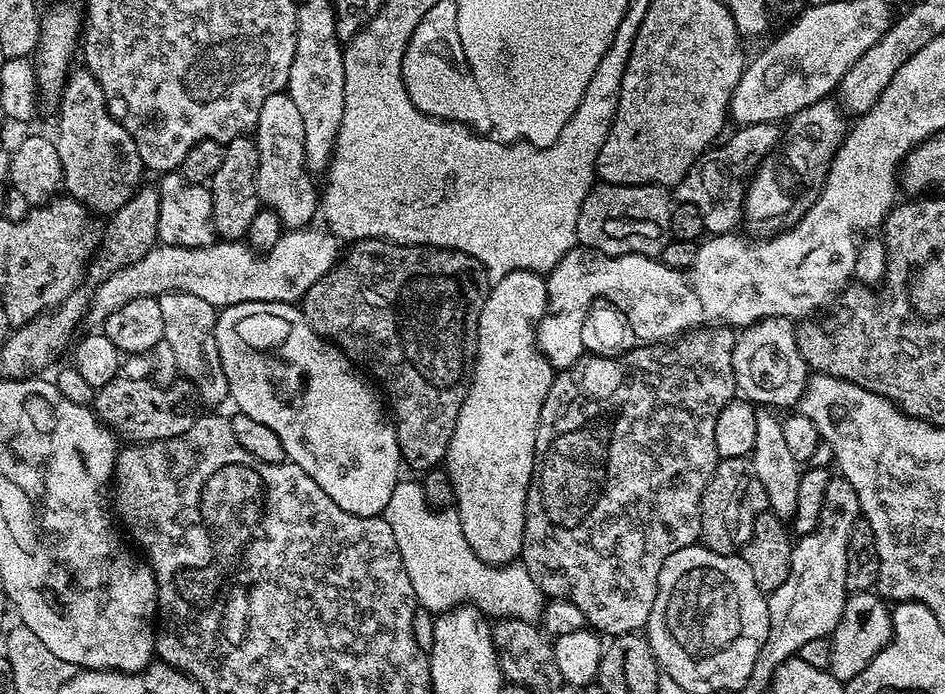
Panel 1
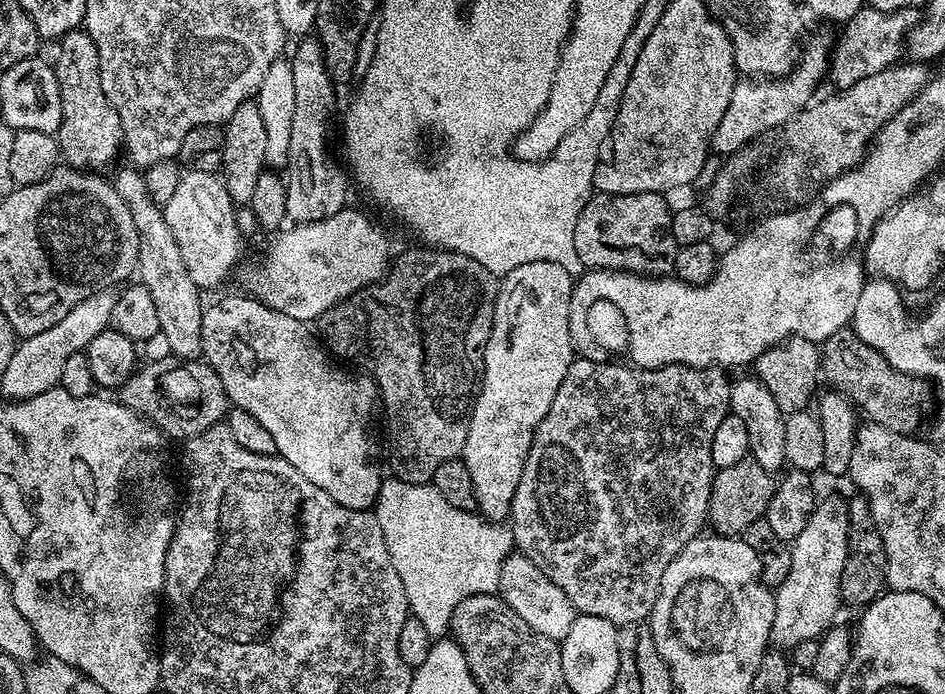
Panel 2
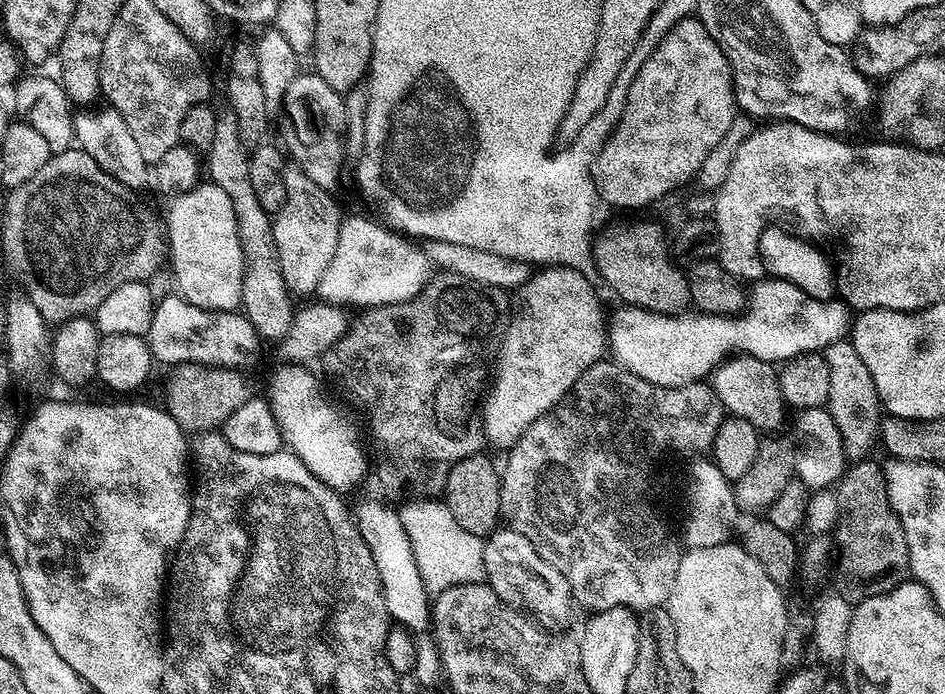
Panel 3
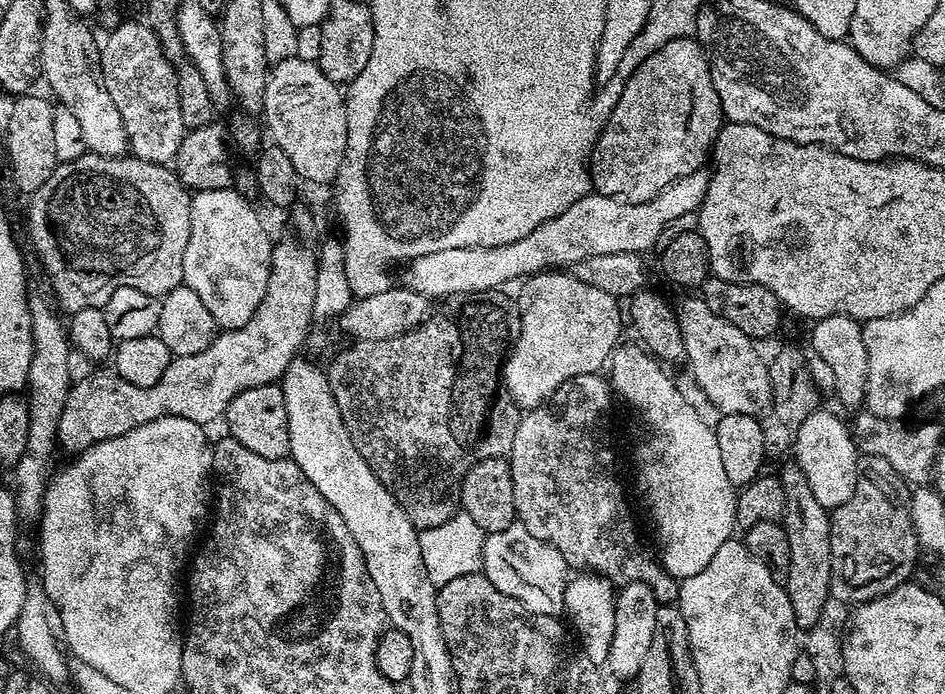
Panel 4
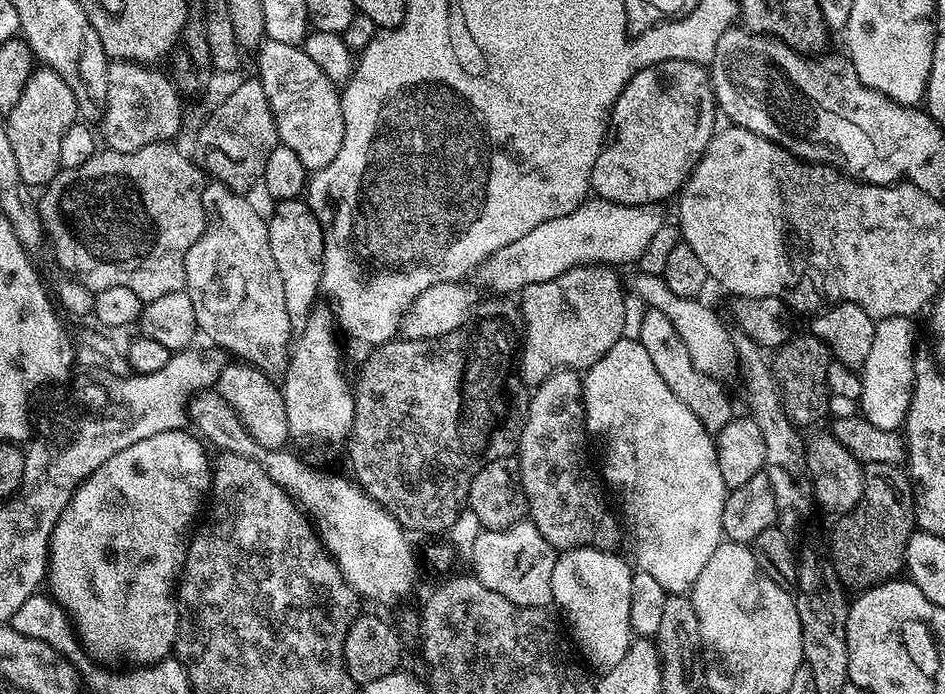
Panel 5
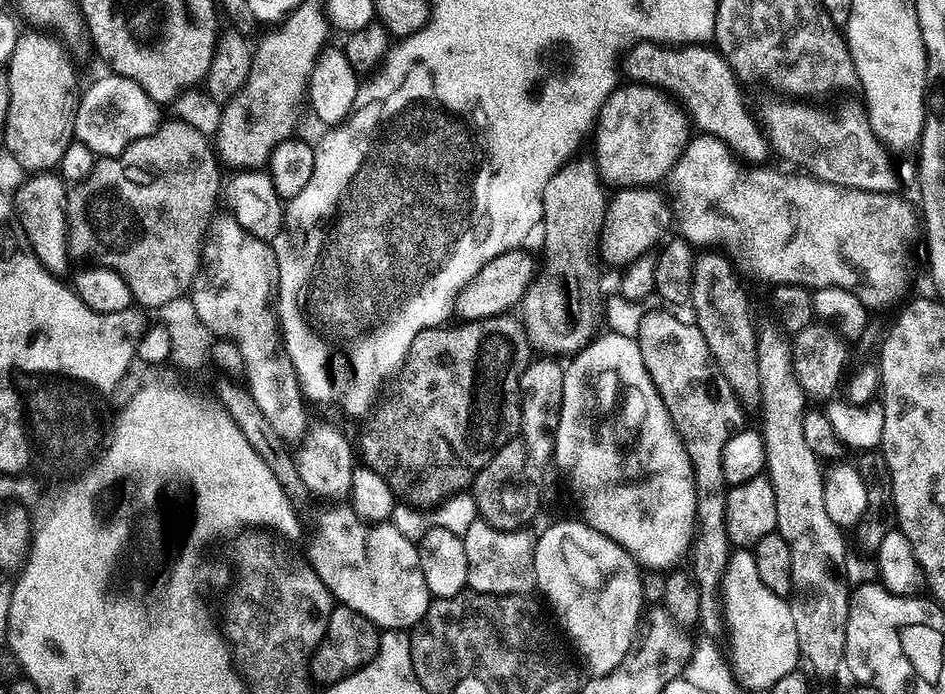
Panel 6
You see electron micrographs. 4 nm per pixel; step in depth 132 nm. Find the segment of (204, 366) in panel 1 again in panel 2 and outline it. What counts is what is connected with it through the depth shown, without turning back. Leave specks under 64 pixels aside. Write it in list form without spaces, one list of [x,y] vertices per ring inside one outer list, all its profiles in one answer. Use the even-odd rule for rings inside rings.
[[[136,166],[127,167],[117,167],[116,177],[111,177],[110,183],[118,198],[130,206],[130,214],[134,214],[134,226],[138,226],[138,280],[146,290],[150,290],[150,298],[158,309],[160,336],[168,343],[168,352],[181,361],[191,361],[201,355],[205,310],[205,305],[200,304],[202,292],[196,287],[194,278],[190,278],[186,262],[182,262],[182,250],[178,250],[178,244],[170,234],[170,226],[166,226],[163,207],[153,202],[146,190],[143,171]]]

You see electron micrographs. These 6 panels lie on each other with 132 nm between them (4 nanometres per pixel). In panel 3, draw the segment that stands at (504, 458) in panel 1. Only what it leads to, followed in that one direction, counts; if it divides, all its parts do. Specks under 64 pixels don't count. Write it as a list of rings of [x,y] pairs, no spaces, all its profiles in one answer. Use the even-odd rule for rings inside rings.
[[[544,266],[515,289],[520,309],[500,340],[496,377],[491,377],[492,389],[487,389],[482,400],[482,436],[494,447],[511,449],[543,412],[550,411],[568,393],[581,372],[601,359],[606,336],[592,325],[596,296],[588,283],[589,277],[573,268]]]

